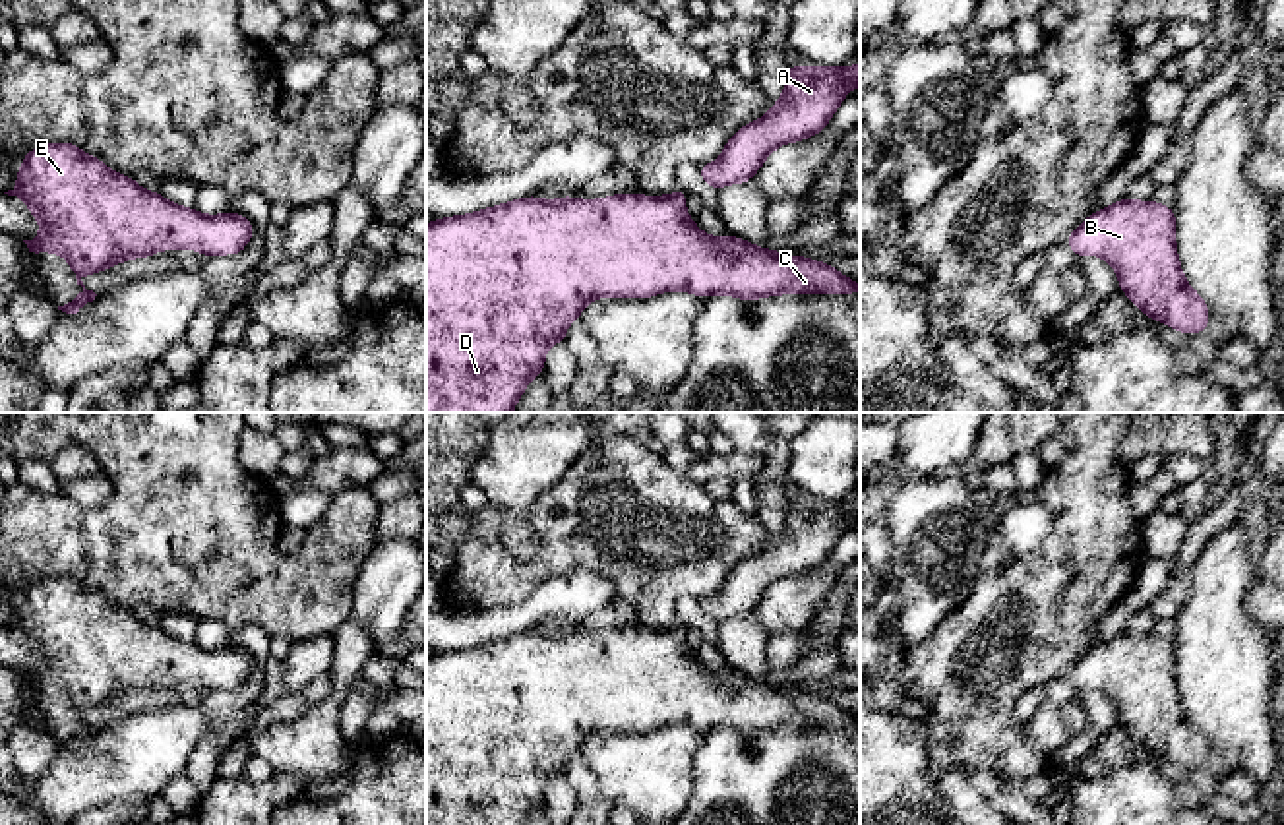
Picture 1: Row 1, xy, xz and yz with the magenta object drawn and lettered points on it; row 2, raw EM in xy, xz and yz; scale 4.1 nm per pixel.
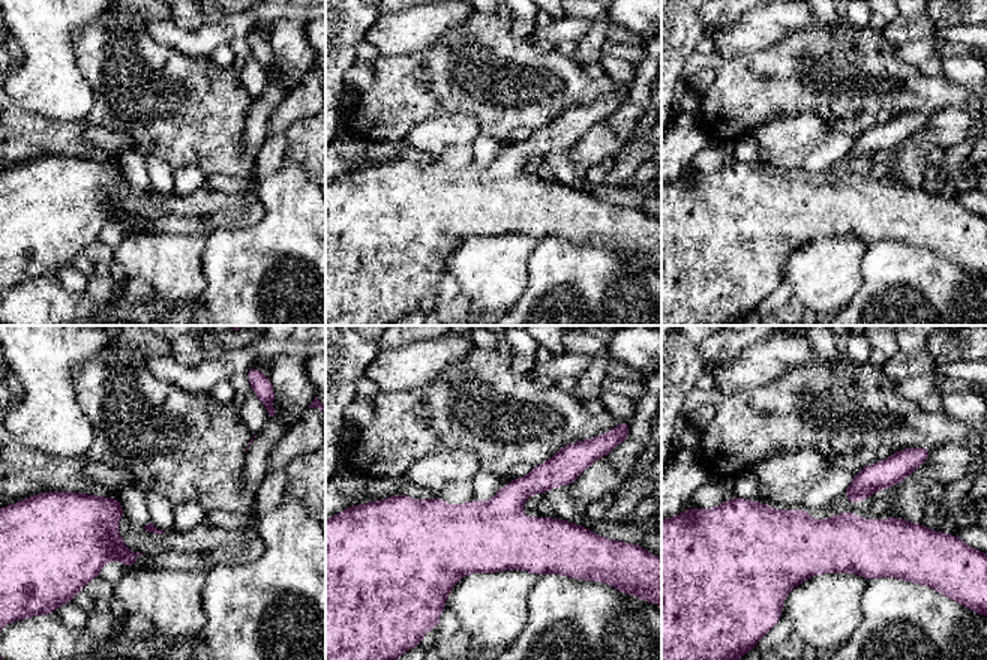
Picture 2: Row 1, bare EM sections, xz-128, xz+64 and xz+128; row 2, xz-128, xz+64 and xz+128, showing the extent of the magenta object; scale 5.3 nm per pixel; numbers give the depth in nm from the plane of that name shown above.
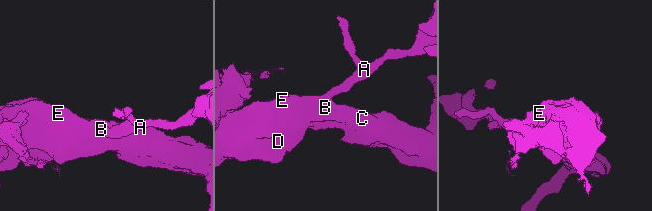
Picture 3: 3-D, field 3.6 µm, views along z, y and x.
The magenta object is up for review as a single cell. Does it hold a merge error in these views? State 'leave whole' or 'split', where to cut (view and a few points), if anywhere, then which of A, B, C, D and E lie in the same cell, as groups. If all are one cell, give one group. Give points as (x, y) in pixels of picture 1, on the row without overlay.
leave whole; no cut; A B C D E

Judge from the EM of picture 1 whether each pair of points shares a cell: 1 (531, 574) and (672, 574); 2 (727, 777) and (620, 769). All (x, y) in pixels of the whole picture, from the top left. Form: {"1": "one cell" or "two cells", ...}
{"1": "one cell", "2": "two cells"}

